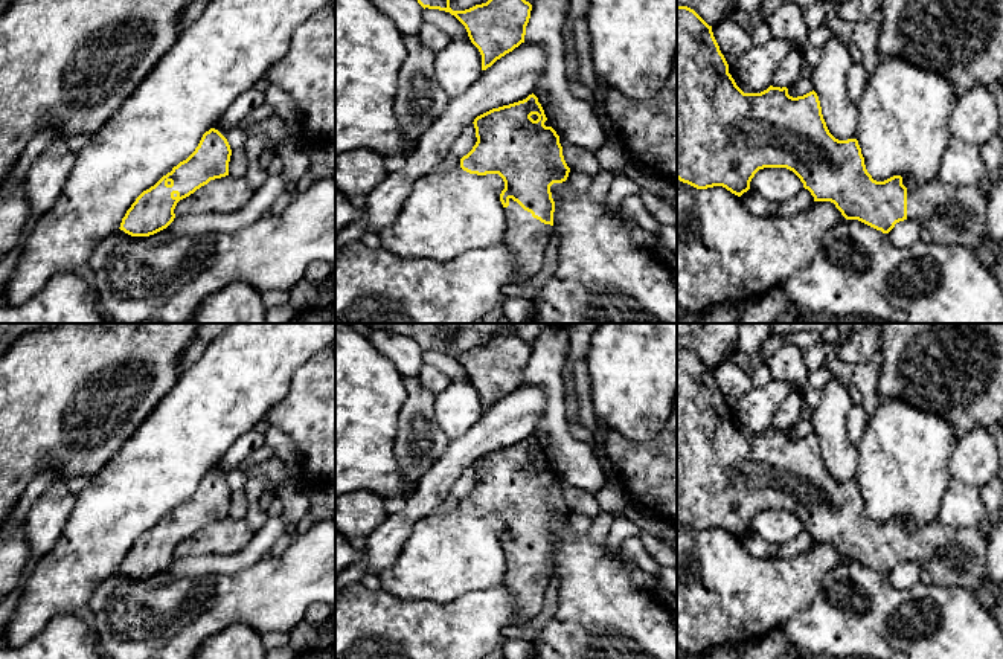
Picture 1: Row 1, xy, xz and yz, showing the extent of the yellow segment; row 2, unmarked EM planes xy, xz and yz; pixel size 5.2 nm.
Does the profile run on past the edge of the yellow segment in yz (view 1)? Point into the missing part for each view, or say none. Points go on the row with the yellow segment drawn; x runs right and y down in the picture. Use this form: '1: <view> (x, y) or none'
1: yz (947, 214)

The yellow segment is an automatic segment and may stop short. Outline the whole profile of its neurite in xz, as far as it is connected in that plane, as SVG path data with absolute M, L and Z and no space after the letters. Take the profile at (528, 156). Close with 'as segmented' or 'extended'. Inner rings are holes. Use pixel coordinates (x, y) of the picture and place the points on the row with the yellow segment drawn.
M534 93L492 108L474 119L477 142L460 159L463 171L498 174L505 182L500 201L508 227L498 246L517 256L517 281L541 270L555 212L550 186L566 182L570 172L559 136L546 121Z; extended

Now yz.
M677 6L677 178L697 189L723 186L741 197L750 189L755 174L764 168L793 171L814 201L831 201L846 220L858 220L883 233L889 233L899 221L912 220L919 223L922 241L966 246L989 270L994 270L997 259L1003 256L1003 241L988 235L988 195L979 186L951 186L939 177L921 186L907 186L901 175L884 182L873 180L866 169L858 140L838 140L829 133L814 90L797 98L790 96L787 87L773 85L761 93L744 93L729 73L712 26L694 9Z; extended

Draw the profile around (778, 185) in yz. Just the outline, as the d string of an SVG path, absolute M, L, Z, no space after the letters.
M764 168L751 178L750 189L770 201L782 204L799 194L803 189L803 183L787 168Z

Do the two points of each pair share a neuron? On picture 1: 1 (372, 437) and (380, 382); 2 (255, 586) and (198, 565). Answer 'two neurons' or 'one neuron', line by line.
1: one neuron
2: two neurons

